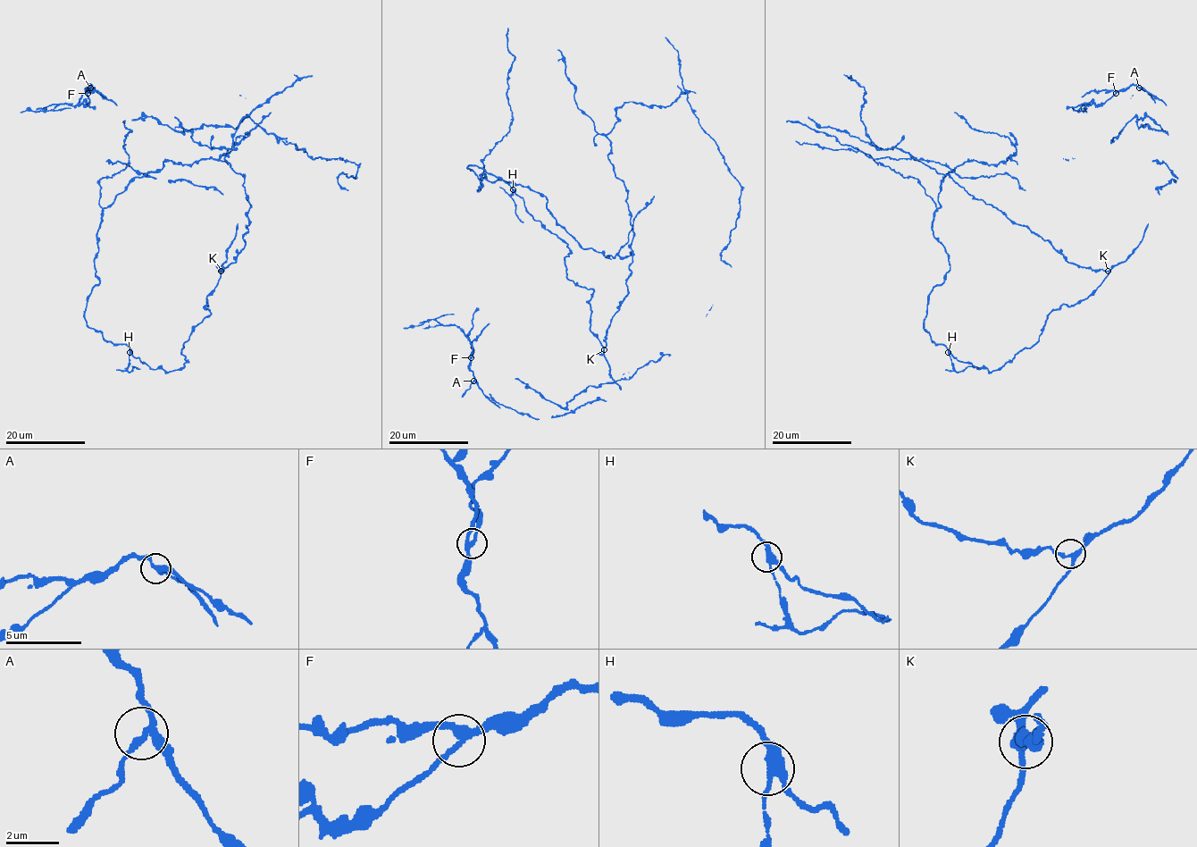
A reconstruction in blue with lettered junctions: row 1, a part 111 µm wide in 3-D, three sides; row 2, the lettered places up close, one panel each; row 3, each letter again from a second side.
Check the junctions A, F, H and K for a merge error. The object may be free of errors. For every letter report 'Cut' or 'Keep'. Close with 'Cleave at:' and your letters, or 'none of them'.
A: Keep
F: Keep
H: Cut
K: Keep
Cleave at: H

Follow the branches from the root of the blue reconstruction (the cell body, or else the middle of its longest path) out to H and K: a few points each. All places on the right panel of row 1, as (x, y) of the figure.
H: (1093, 290), (1074, 305), (1054, 310), (1039, 339), (1000, 369), (977, 369), (948, 352)
K: (1093, 290), (1108, 274), (1108, 271)

